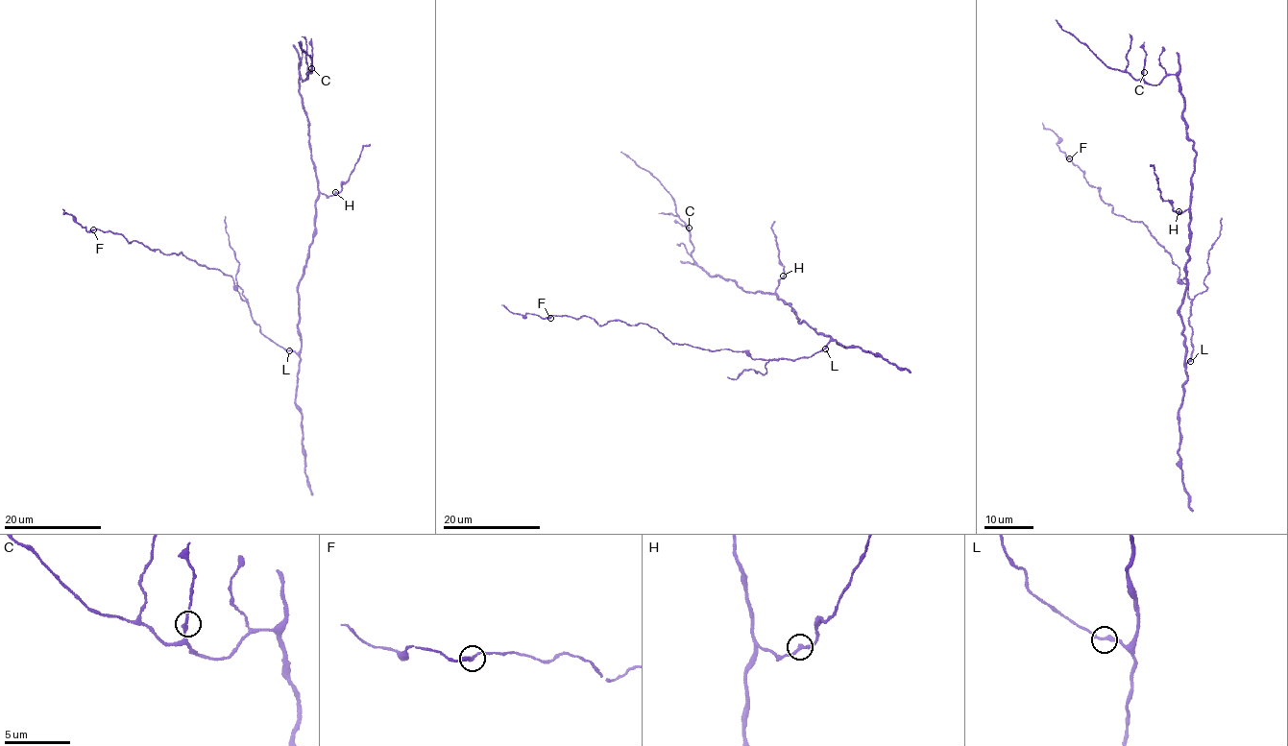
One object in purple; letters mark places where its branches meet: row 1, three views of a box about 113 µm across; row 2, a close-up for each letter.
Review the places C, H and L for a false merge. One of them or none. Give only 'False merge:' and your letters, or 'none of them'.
False merge: none of them

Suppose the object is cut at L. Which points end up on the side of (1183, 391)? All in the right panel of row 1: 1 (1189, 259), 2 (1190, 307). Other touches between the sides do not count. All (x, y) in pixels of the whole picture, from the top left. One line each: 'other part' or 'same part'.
1: same part
2: other part

